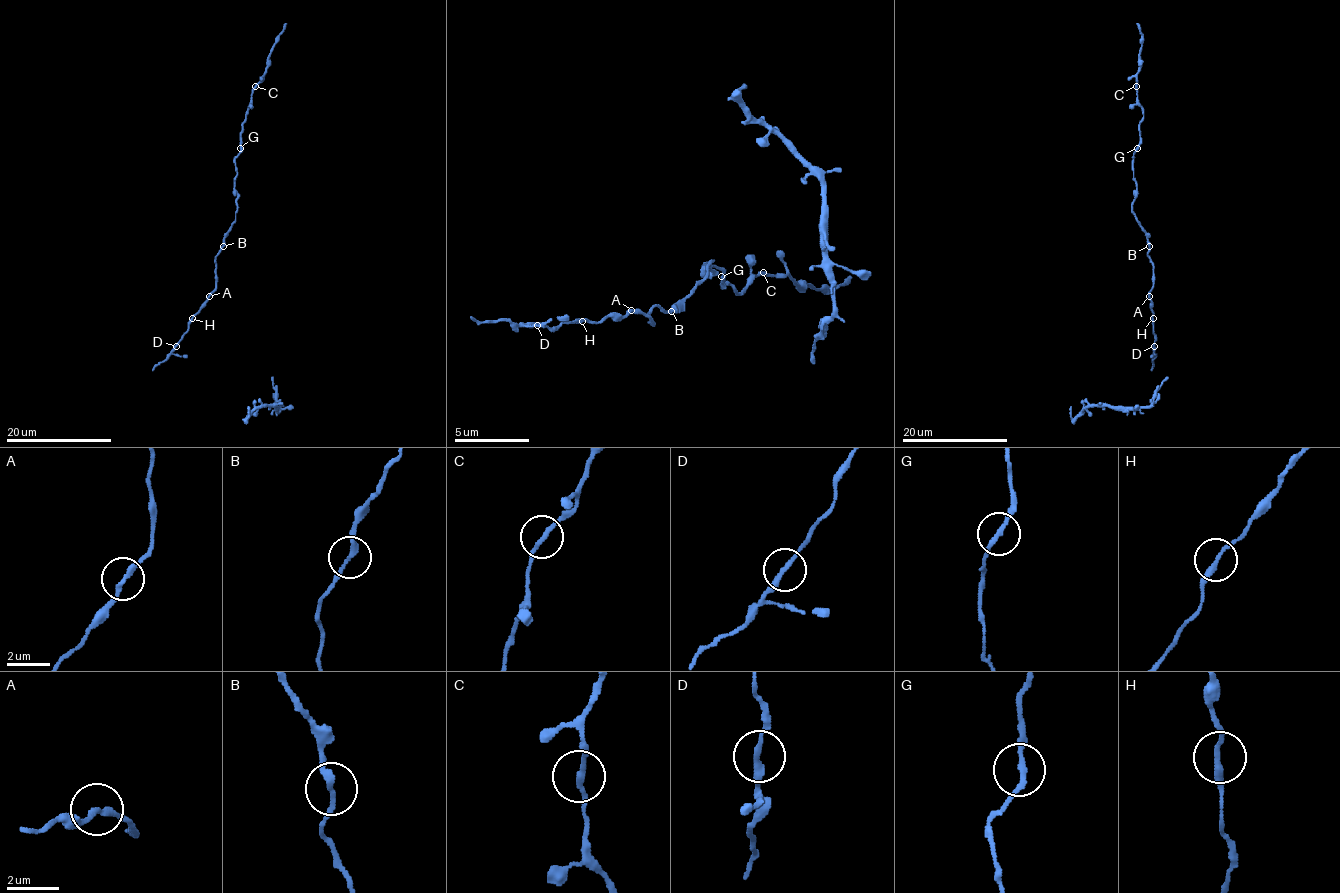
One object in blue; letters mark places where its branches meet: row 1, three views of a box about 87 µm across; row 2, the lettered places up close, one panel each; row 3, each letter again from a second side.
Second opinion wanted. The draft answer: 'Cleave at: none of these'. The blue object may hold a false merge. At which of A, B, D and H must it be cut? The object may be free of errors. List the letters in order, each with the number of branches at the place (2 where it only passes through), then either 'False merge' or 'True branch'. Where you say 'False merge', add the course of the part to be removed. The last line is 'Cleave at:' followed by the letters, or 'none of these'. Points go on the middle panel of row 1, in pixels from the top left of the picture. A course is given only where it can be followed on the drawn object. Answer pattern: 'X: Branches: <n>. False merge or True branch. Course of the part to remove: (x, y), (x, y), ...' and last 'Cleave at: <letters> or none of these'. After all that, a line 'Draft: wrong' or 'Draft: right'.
A: Branches: 2. True branch
B: Branches: 2. True branch
D: Branches: 2. True branch
H: Branches: 2. True branch
Cleave at: none of these
Draft: right

